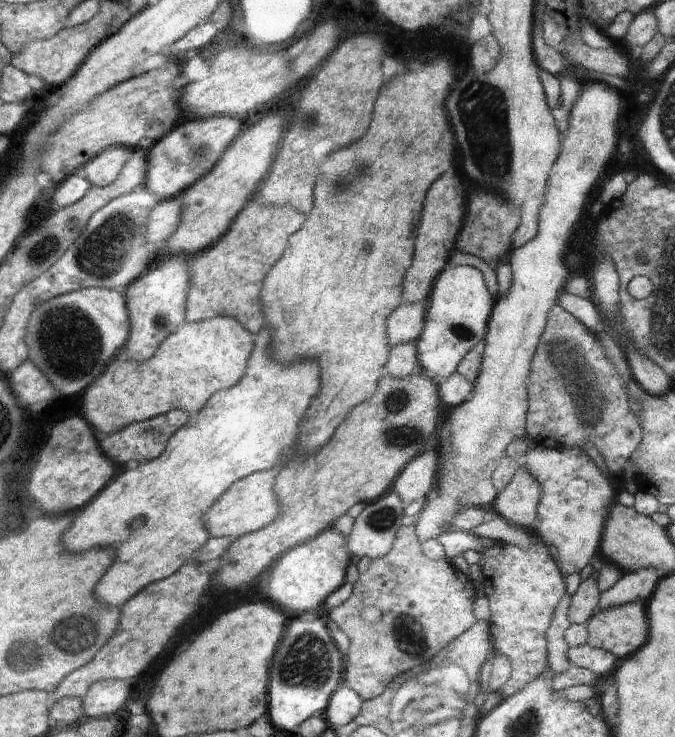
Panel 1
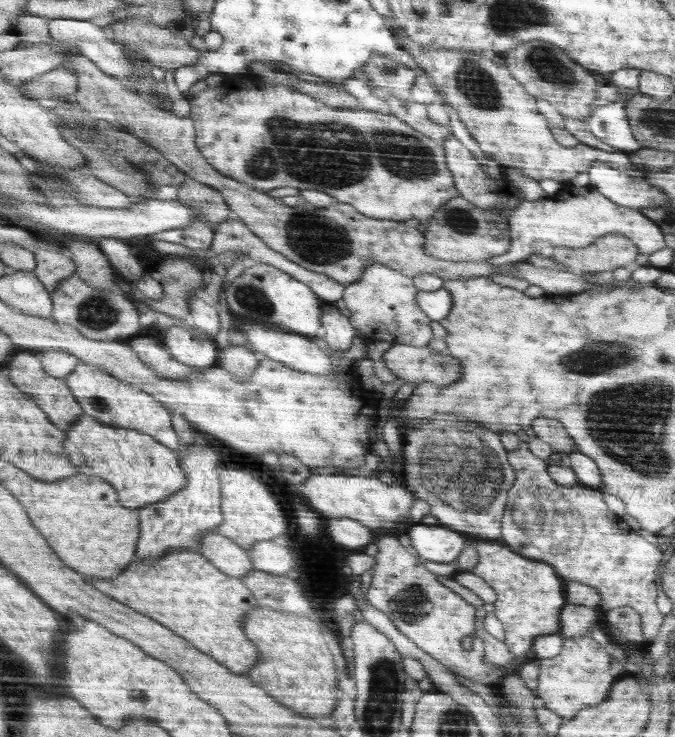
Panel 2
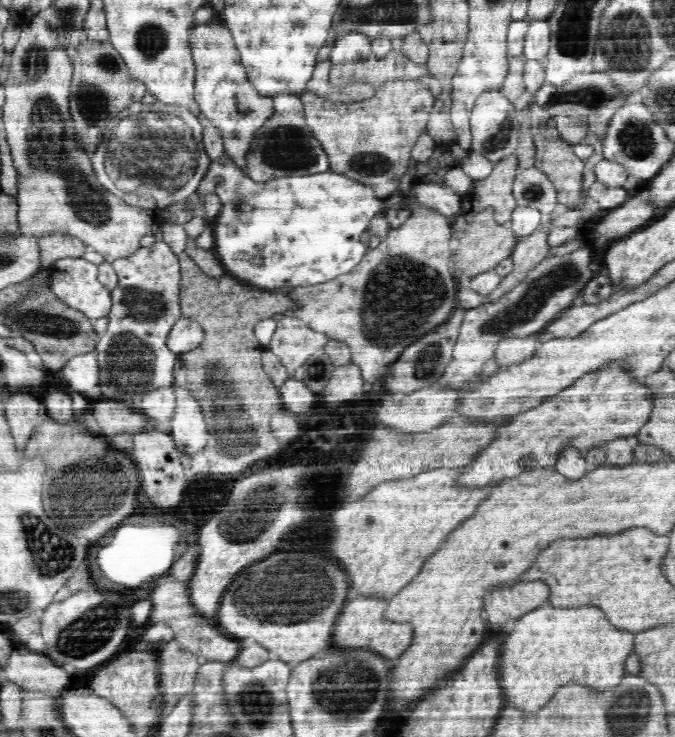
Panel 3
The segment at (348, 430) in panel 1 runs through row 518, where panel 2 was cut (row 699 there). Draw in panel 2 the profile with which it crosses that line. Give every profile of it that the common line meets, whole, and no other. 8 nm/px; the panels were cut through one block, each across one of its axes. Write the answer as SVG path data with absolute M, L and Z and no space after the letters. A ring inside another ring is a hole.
M258 607L244 615L244 633L258 648L261 659L246 674L266 689L280 704L302 716L326 720L338 702L338 680L332 650L328 648L318 622L310 622L304 615L291 615L268 607Z

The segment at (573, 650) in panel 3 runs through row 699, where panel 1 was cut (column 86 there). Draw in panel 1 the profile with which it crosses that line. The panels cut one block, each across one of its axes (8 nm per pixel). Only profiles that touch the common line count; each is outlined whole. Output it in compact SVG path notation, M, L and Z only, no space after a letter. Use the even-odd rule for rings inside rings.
M265 324L263 330L260 330L260 336L256 338L256 354L252 354L252 366L248 366L248 378L244 378L244 382L240 382L240 386L236 386L236 390L220 390L220 394L216 394L216 398L212 398L212 402L208 402L208 410L200 410L200 414L192 414L192 422L188 426L184 426L184 430L179 430L172 437L170 445L160 458L152 461L145 461L135 469L126 470L120 478L116 478L116 482L112 482L108 486L108 490L103 490L102 494L96 498L82 514L78 514L74 528L66 534L66 544L72 552L86 552L86 550L94 550L94 548L106 549L108 546L116 548L118 558L112 566L112 570L104 576L104 580L98 586L98 596L102 600L106 600L108 604L116 604L116 606L124 606L126 602L131 601L137 594L142 593L144 588L148 588L154 582L172 577L178 573L184 565L192 560L192 554L202 548L202 544L208 540L208 528L204 526L204 512L218 501L224 493L227 492L228 486L236 480L240 480L242 476L248 476L256 470L270 470L276 462L280 462L286 454L292 454L294 450L294 442L298 438L298 428L300 422L304 418L304 412L310 404L310 400L314 398L316 390L318 390L318 364L316 362L302 362L300 366L282 366L278 362L274 362L268 354L268 342L272 342L272 330Z

